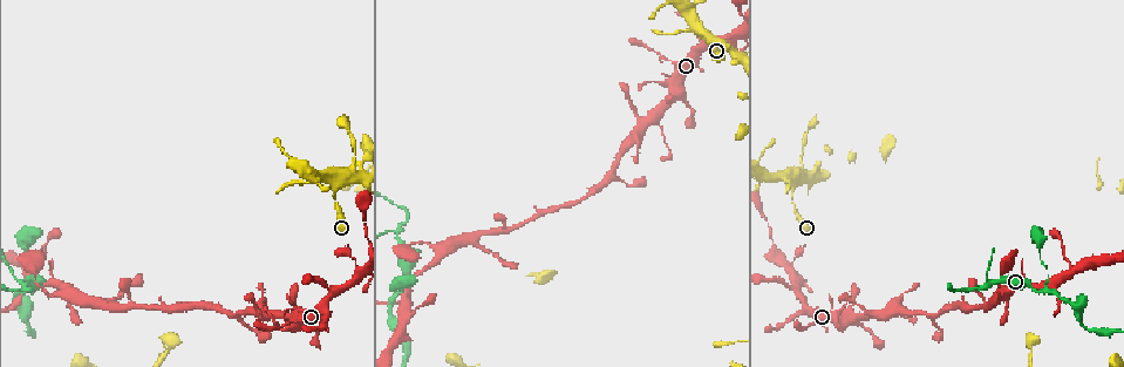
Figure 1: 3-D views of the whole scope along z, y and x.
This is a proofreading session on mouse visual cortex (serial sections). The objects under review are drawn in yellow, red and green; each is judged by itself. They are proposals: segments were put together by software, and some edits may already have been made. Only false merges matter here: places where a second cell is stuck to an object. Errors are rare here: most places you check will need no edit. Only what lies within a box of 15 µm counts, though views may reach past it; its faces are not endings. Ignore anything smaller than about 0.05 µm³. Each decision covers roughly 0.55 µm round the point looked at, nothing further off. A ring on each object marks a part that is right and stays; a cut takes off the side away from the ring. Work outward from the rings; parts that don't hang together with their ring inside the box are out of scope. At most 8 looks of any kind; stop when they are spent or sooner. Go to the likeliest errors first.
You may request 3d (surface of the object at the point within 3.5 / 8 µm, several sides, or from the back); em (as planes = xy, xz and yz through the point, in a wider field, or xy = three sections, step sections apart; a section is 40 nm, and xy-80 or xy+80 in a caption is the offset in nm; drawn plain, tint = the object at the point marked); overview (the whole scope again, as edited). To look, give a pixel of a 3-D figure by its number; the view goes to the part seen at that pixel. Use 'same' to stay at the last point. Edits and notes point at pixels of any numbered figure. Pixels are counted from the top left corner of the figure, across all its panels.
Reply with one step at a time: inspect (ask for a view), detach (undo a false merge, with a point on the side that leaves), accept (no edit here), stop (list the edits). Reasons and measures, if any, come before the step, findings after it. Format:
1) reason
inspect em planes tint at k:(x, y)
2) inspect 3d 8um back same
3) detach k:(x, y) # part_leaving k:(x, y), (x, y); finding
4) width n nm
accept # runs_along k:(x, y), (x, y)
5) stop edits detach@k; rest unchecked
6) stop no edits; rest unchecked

branch point
inspect 3d 8um at 1:(23, 293)

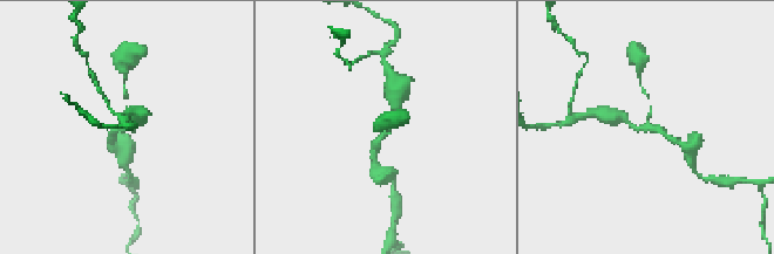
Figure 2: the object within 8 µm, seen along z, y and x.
zoom in
inspect 3d 3.5um back at 2:(645, 127)

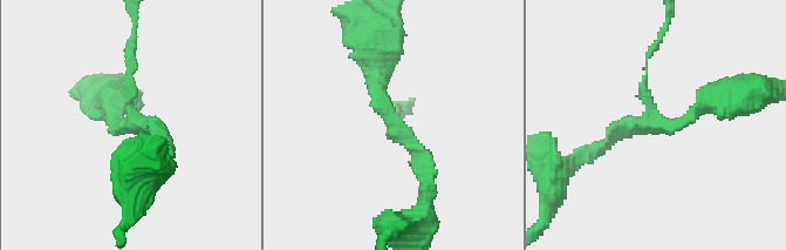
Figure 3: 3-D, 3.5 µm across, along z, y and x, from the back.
arms 3; arm_widths 100, 150, 250 nm
inspect em xy step 1 tint at 3:(394, 126)

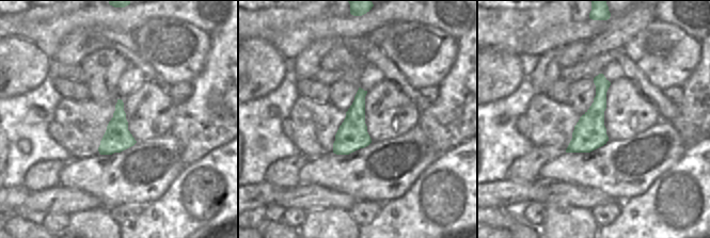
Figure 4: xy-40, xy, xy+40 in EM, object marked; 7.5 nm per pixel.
accept # runs_along 3:(374, 66), (428, 183); one cell here

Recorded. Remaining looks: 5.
branch point
inspect 3d 3.5um at 1:(25, 285)

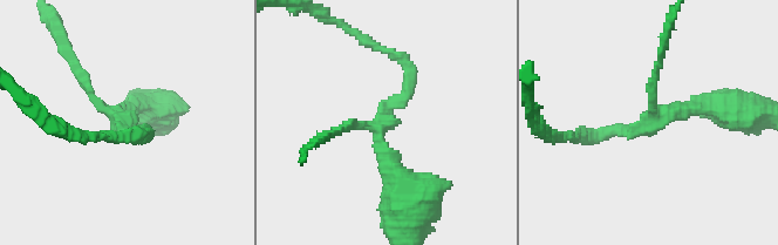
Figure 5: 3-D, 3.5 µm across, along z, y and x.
arms 3; arm_widths 150, 200, 300 nm
inspect em xy step 3 tint at 5:(656, 112)

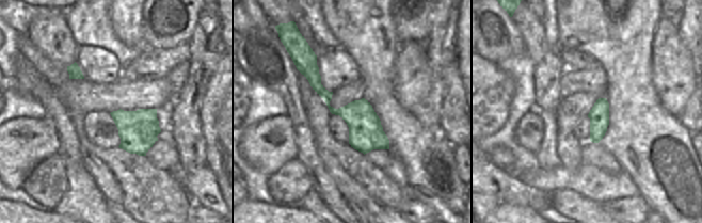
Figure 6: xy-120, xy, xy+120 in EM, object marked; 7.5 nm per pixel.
cut it another way
inspect em xy step 5 tint same

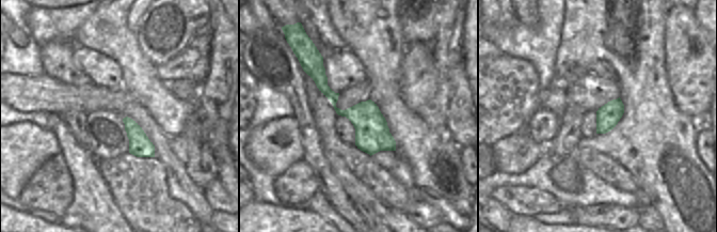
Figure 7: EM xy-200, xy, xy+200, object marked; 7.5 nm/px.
accept # one cell here

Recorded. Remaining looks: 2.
sharp bend
inspect 3d 3.5um at 1:(727, 38)

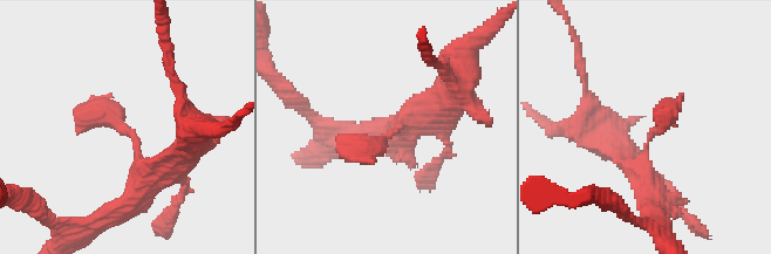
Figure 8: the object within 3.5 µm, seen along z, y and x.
arms 4; arm_widths 200, 300, 350, 350 nm
inspect em xy step 1 tint at 8:(400, 127)

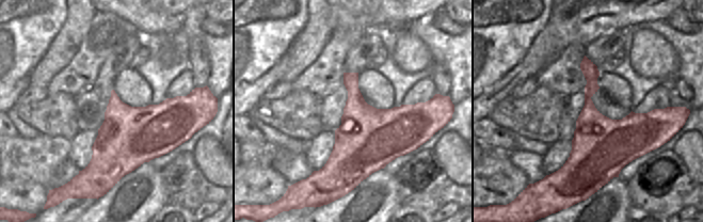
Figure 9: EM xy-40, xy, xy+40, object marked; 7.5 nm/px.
width 480 nm
accept # runs_along 8:(653, 210), (641, 156), (660, 126); continuous, no second cell

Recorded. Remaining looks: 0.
stop no edits; rest unchecked

